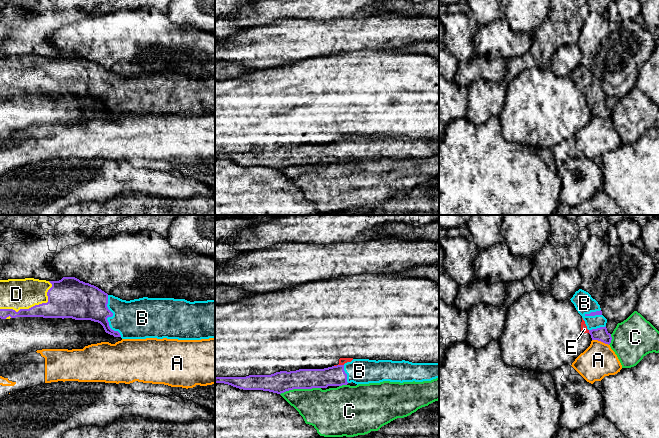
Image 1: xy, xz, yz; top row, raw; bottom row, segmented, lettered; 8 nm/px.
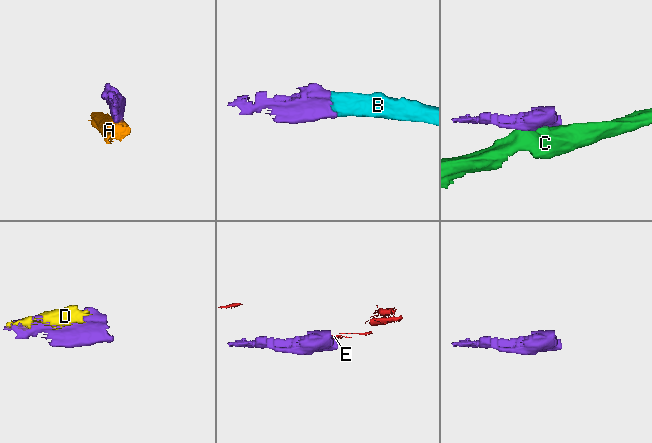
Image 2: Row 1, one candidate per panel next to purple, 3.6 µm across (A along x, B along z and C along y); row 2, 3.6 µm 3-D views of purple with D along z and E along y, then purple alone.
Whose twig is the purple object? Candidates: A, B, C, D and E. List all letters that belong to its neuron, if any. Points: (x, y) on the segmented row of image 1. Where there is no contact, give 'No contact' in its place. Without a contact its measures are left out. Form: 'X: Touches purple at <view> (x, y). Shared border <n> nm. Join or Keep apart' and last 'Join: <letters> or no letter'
A: Touches purple at yz (600, 340). Shared border 140 nm. Keep apart
B: Touches purple at xy (109, 316). Shared border 360 nm. Join
C: Touches purple at xz (300, 388). Shared border 340 nm. Keep apart
D: Touches purple at xy (33, 306). Shared border 460 nm. Join
E: Touches purple at xz (338, 365). Shared border 80 nm. Keep apart
Join: B, D

